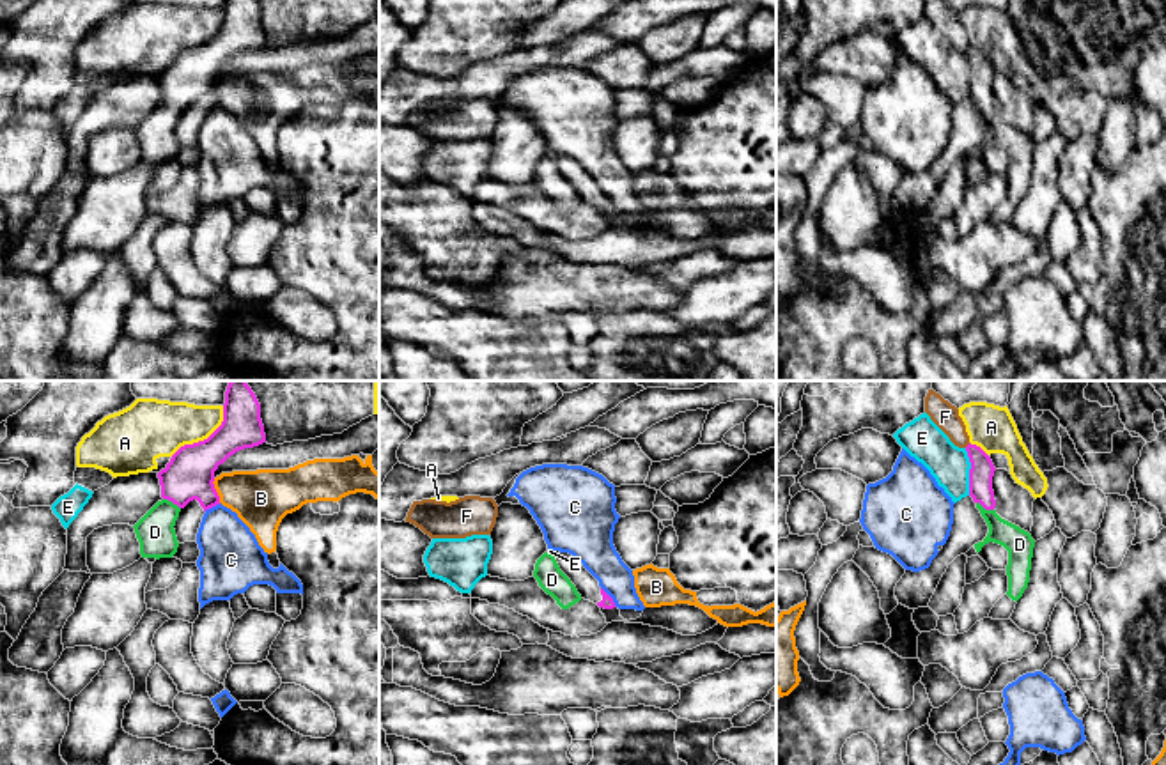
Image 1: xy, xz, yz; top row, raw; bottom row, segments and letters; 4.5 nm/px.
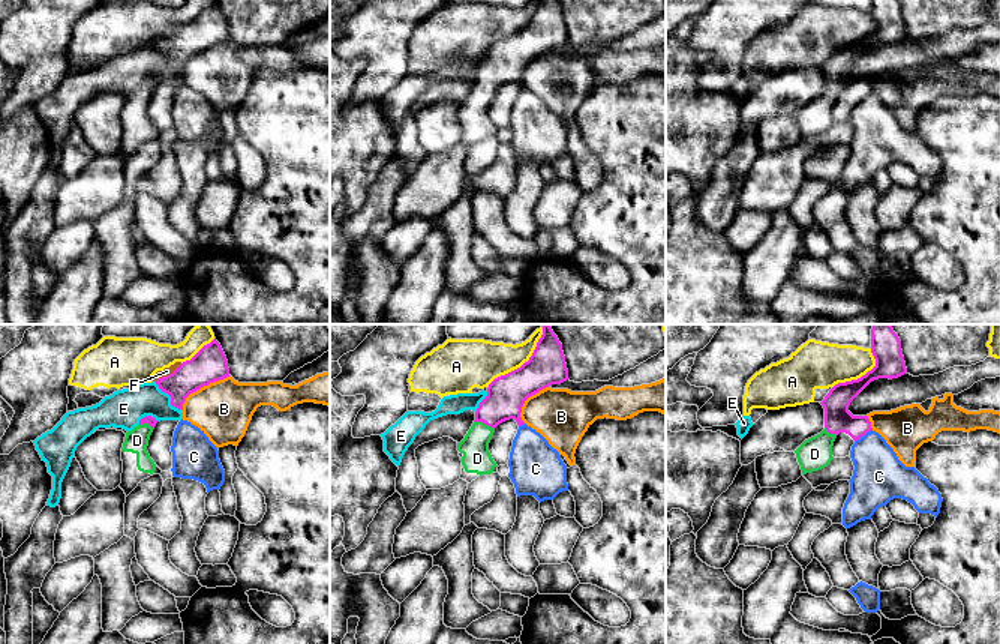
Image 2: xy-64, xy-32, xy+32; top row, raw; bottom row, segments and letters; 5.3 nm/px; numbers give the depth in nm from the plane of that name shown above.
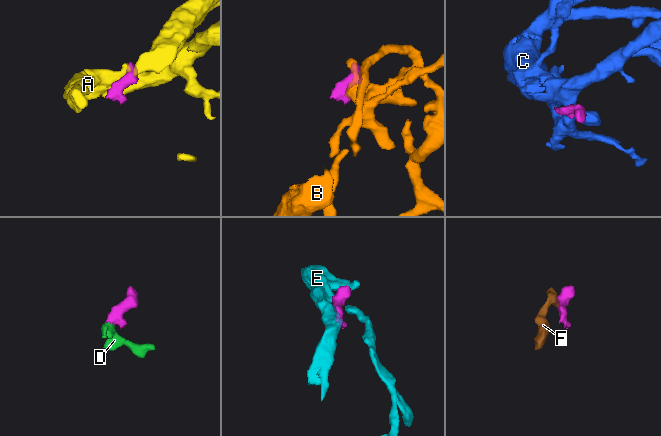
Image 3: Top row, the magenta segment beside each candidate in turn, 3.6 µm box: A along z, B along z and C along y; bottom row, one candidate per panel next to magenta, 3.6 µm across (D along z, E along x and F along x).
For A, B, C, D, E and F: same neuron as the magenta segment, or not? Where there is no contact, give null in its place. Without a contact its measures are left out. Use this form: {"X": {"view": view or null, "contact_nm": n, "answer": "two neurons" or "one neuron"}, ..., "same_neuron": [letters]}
{"A": {"view": "xy", "contact_nm": 340, "answer": "two neurons"}, "B": {"view": "xy", "contact_nm": 120, "answer": "two neurons"}, "C": {"view": "xz", "contact_nm": 120, "answer": "two neurons"}, "D": {"view": "xy", "contact_nm": 90, "answer": "one neuron"}, "E": {"view": "yz", "contact_nm": 220, "answer": "two neurons"}, "F": {"view": "yz", "contact_nm": 40, "answer": "two neurons"}, "same_neuron": ["D"]}

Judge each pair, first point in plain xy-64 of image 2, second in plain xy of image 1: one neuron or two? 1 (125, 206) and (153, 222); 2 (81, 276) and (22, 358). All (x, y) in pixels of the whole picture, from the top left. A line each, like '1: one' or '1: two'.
1: one
2: two

